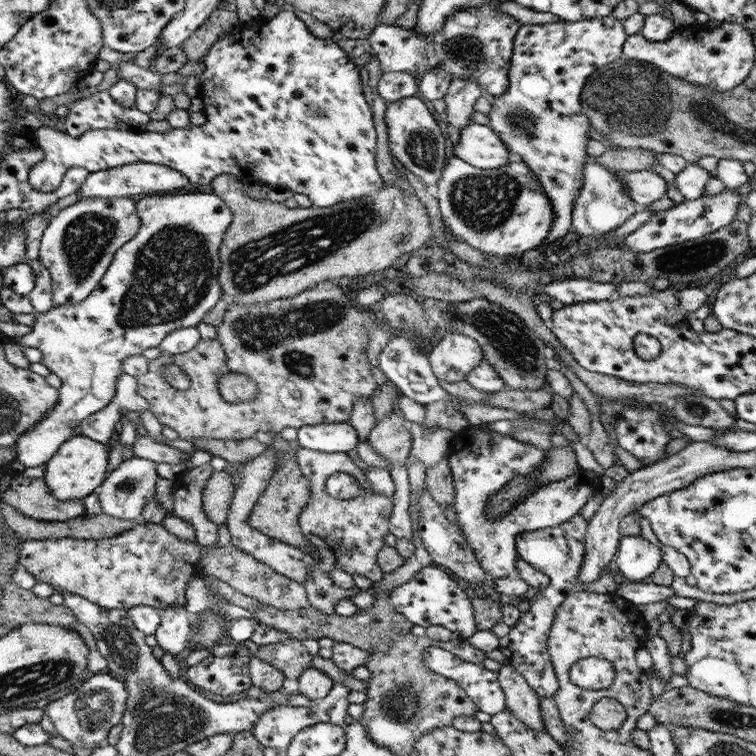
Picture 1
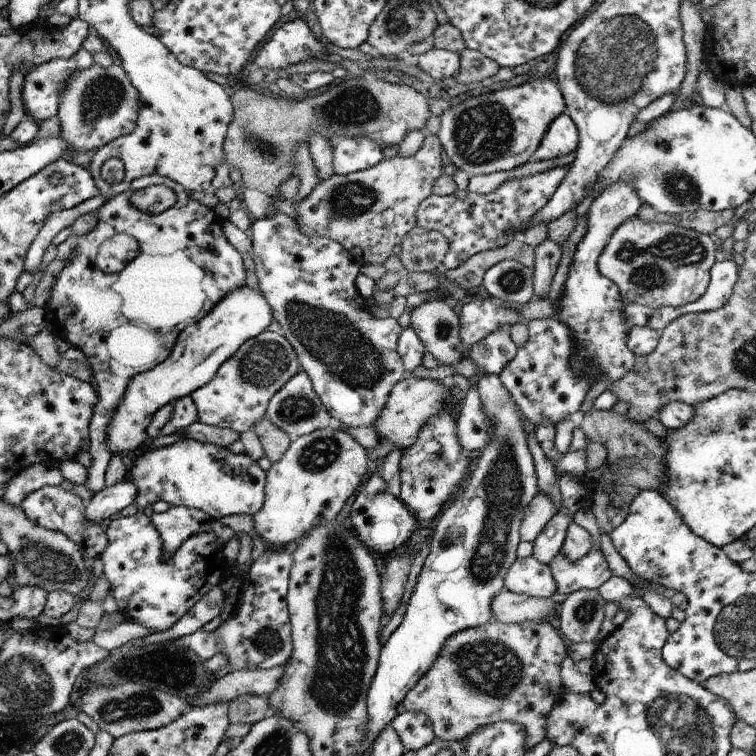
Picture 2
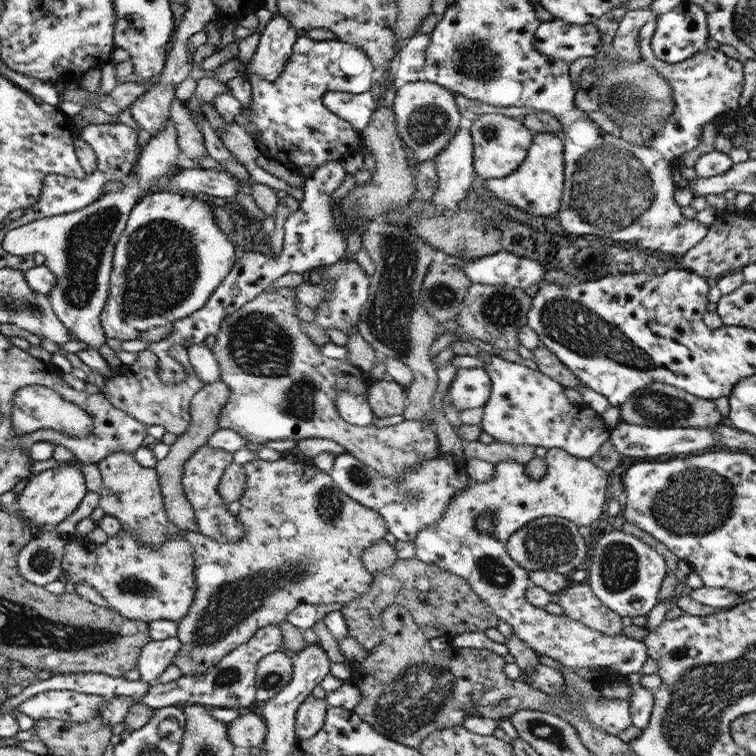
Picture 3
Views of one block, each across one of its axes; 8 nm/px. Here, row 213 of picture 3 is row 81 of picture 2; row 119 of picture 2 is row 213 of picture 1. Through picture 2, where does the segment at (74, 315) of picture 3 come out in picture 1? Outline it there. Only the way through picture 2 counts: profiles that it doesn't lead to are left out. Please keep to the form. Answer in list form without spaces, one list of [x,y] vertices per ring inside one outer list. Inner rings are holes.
[[[86,197],[62,208],[40,238],[39,260],[51,276],[52,300],[57,306],[75,306],[99,286],[115,252],[142,228],[136,198]]]

